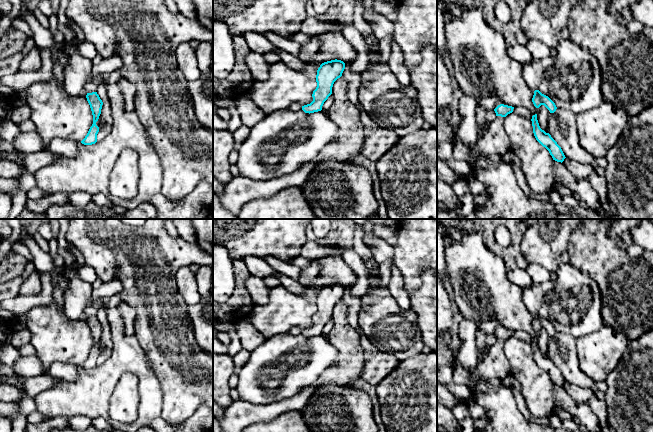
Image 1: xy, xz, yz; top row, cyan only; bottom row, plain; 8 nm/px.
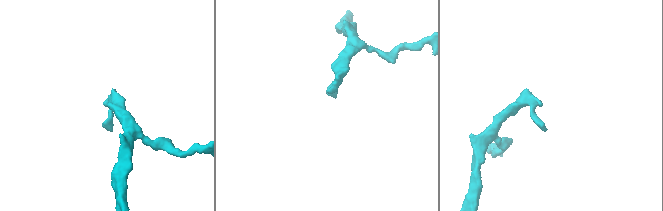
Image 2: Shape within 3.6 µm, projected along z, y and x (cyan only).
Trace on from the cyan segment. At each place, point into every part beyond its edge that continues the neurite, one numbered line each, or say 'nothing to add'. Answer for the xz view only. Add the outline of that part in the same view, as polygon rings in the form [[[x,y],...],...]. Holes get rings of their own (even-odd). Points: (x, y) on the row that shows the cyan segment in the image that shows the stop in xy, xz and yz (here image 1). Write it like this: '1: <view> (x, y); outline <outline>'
nothing to add

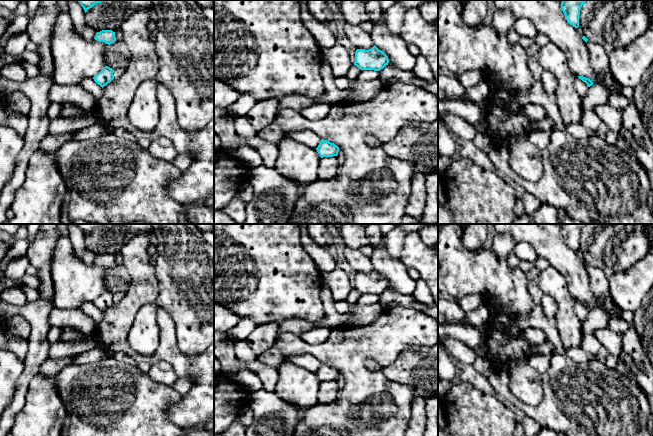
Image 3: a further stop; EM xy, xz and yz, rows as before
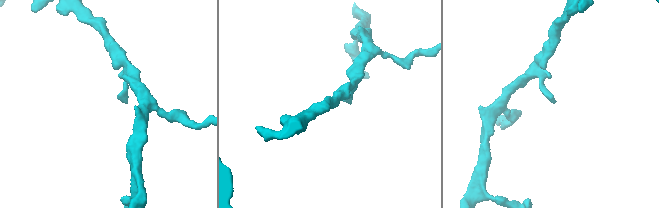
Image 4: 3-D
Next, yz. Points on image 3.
nothing to add

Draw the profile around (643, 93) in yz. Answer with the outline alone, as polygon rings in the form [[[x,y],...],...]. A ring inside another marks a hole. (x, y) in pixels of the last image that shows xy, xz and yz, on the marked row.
[[[653,62],[633,91],[634,105],[653,142]]]

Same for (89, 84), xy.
[[[84,78],[78,85],[91,93],[96,99],[100,99],[103,95],[103,88],[93,78]]]

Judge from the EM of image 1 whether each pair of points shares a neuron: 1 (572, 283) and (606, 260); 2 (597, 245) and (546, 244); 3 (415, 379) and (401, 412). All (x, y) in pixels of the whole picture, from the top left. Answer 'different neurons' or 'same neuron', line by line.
1: different neurons
2: different neurons
3: same neuron

